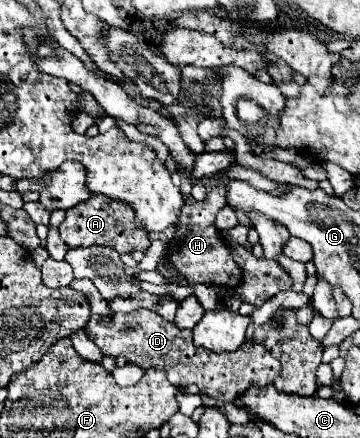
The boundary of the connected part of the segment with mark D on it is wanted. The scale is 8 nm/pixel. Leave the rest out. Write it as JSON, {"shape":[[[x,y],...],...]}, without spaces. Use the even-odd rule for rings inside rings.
{"shape":[[[137,309],[131,313],[115,313],[111,321],[91,315],[87,327],[91,341],[109,357],[125,357],[127,363],[141,369],[165,369],[167,379],[175,387],[197,385],[203,393],[227,403],[235,401],[249,387],[267,387],[281,371],[281,363],[259,343],[245,341],[237,351],[211,353],[205,347],[195,347],[193,333],[179,329],[175,323],[165,321],[161,315],[149,309]],[[129,327],[125,333],[123,329]]]}

